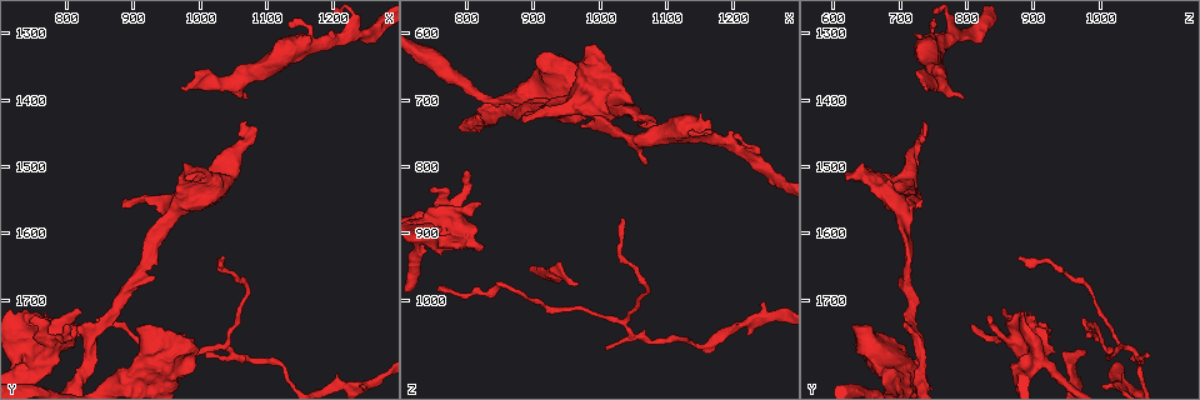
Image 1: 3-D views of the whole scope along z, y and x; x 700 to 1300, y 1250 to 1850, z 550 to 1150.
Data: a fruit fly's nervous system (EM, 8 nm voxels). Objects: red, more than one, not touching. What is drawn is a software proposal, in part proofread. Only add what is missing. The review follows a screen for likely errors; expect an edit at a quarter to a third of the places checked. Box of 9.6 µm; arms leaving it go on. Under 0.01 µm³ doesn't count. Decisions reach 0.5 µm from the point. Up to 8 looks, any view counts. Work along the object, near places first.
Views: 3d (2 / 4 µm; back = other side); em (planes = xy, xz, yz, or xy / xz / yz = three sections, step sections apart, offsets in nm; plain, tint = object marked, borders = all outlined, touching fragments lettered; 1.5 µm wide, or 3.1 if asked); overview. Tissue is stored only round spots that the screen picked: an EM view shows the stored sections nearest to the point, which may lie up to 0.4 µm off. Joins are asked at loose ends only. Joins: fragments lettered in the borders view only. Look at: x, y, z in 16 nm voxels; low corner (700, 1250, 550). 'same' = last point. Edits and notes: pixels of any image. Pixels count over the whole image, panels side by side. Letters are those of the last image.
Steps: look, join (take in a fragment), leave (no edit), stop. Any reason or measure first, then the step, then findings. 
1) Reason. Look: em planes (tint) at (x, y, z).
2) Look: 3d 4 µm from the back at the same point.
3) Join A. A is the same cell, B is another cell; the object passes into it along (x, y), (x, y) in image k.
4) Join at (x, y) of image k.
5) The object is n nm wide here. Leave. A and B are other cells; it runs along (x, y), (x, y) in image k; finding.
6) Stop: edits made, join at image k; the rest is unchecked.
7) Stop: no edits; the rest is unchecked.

End of a long branch. Look: em xz step 8 (borders) at (1030, 1635, 880).

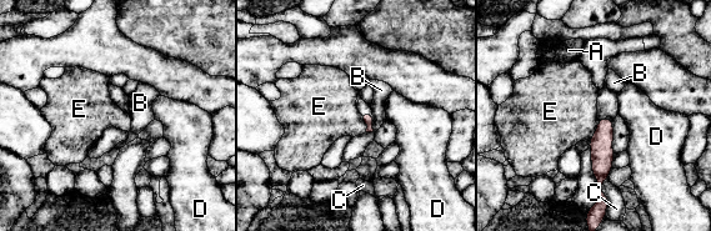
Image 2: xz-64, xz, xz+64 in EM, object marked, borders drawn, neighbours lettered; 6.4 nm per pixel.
Leave. A, B, C, D and E are other cells; a border runs along (599, 120), (597, 129), (589, 140) in image 2; no lettered fragment goes on from it.

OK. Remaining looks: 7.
Branch stops here. Look: em planes (tint) at (885, 1560, 725).

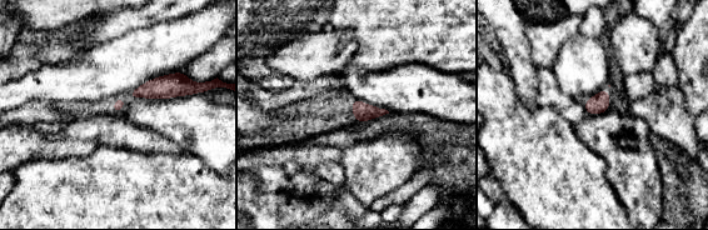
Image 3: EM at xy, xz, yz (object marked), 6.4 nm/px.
Look: em planes (borders) at the same point.

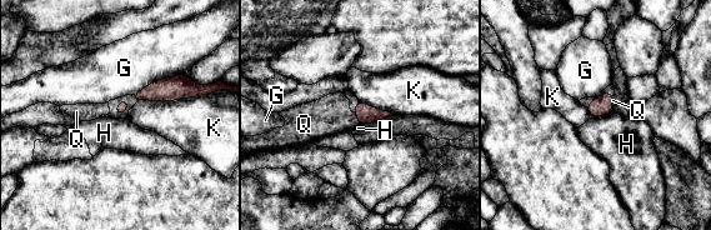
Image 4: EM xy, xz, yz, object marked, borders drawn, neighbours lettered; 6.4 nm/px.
The longest contact is with K, 460 nm. Join Q. Q is the same cell, G, H and K are other cells; the object passes into it along (365, 114), (357, 119), (331, 114) in image 4; the neuron continues.

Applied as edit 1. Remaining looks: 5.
Stop: edits made, join at image 4; the rest is unchecked.

